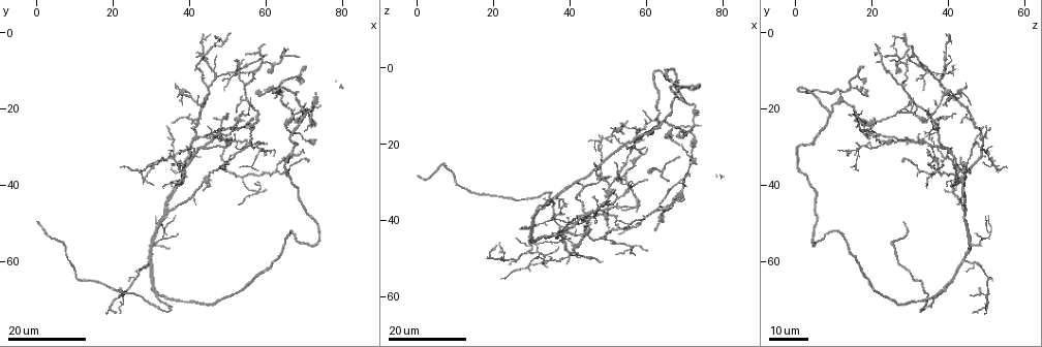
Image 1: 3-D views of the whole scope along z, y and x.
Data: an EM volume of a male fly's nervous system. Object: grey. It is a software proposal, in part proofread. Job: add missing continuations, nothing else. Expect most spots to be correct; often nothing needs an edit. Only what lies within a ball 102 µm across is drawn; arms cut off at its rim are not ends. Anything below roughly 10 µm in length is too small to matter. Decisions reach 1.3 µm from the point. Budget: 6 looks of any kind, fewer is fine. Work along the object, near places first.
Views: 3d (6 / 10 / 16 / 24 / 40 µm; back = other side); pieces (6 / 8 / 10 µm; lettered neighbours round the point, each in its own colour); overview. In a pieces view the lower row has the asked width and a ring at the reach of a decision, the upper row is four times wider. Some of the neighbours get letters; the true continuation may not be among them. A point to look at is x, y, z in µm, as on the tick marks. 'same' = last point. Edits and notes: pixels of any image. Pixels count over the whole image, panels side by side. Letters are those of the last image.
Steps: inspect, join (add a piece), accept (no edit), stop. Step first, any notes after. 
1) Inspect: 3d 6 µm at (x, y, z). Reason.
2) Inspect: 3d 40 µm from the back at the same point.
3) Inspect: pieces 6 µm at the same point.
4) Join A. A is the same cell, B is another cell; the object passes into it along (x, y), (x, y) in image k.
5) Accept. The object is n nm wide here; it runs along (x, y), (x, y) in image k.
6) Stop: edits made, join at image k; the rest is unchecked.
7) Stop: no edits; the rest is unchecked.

Inspect: 3d 24 µm at (37.0, 34.0, 38.0). An open end.

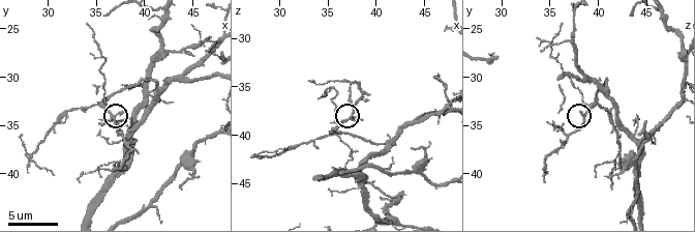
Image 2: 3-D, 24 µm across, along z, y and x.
Inspect: pieces 8 µm at (37.6, 33.6, 38.2). What lies round it.

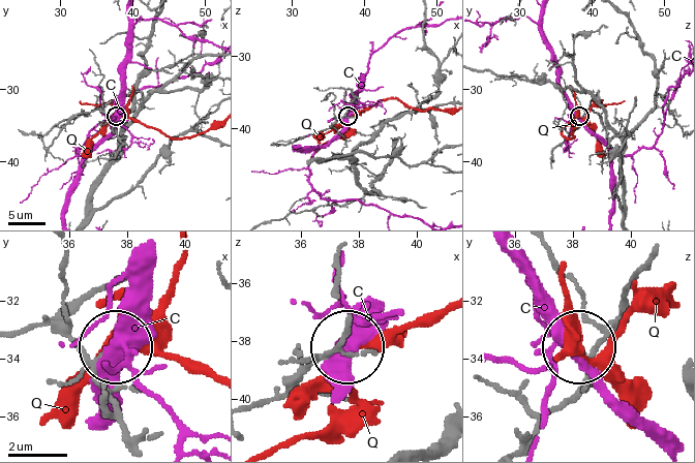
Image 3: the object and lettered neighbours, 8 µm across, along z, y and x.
Accept. The object is 180 nm wide here; C and Q are other cells; none of them fits.

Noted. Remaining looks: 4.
Inspect: 3d 16 µm at (71.5, 34.0, 28.5). Branch stops here.

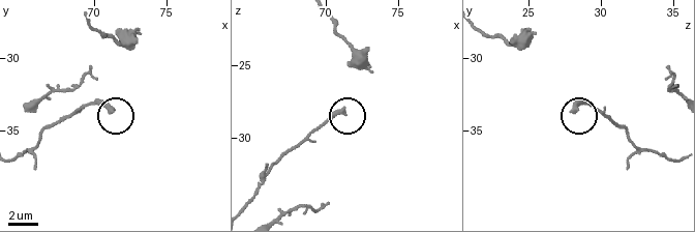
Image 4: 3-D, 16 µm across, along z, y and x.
Inspect: pieces 6 µm at (71.2, 33.6, 28.0).

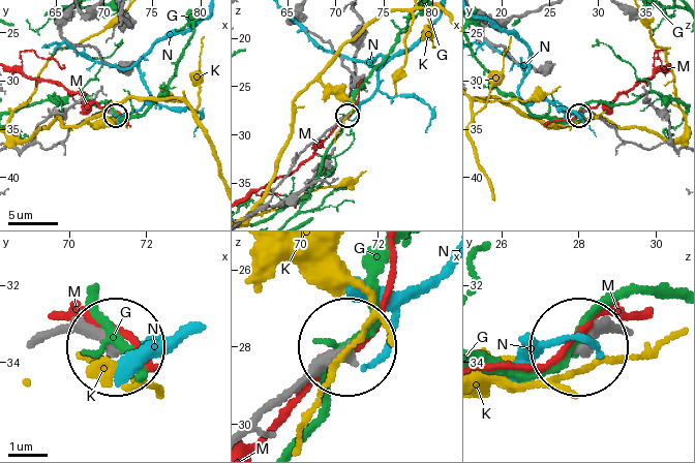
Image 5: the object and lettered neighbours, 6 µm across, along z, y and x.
Accept. G, K, M and N are other cells; it runs along (55, 333), (85, 330), (111, 346) in image 5; none of them fits.

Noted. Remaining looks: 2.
Inspect: 3d 24 µm at (0.0, 49.0, 28.5). Long arm stops here.

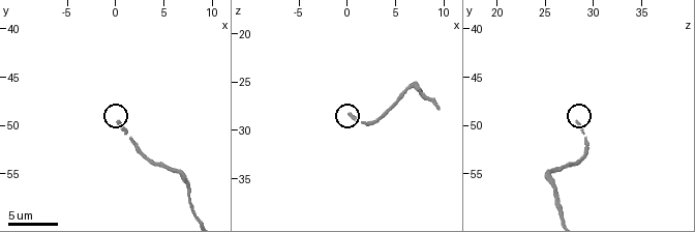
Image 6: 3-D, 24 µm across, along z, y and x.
Inspect: pieces 10 µm at (0.4, 49.4, 28.6).

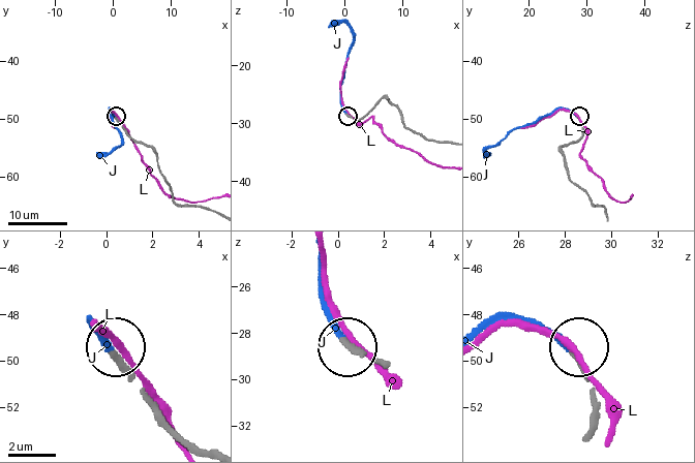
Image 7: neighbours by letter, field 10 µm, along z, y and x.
Join J. J is the same cell, L is another cell; the object passes into it along (385, 363), (345, 341), (320, 286), (320, 250) in image 7; it goes on there.

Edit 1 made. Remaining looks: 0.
Stop: edits made, join at image 7; the rest is unchecked.

